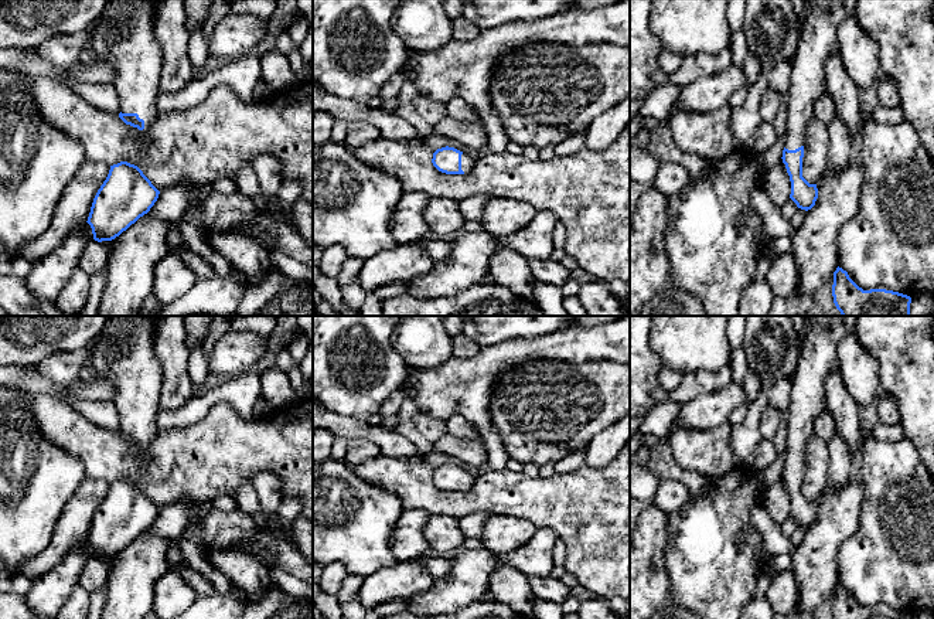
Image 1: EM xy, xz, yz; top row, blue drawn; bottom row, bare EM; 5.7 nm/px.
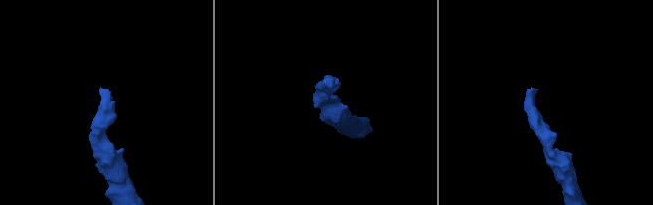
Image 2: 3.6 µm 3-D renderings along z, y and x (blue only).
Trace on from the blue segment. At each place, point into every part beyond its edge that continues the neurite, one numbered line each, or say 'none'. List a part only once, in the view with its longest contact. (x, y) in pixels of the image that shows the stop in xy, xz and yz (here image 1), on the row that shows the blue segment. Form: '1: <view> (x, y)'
1: xy (123, 34)

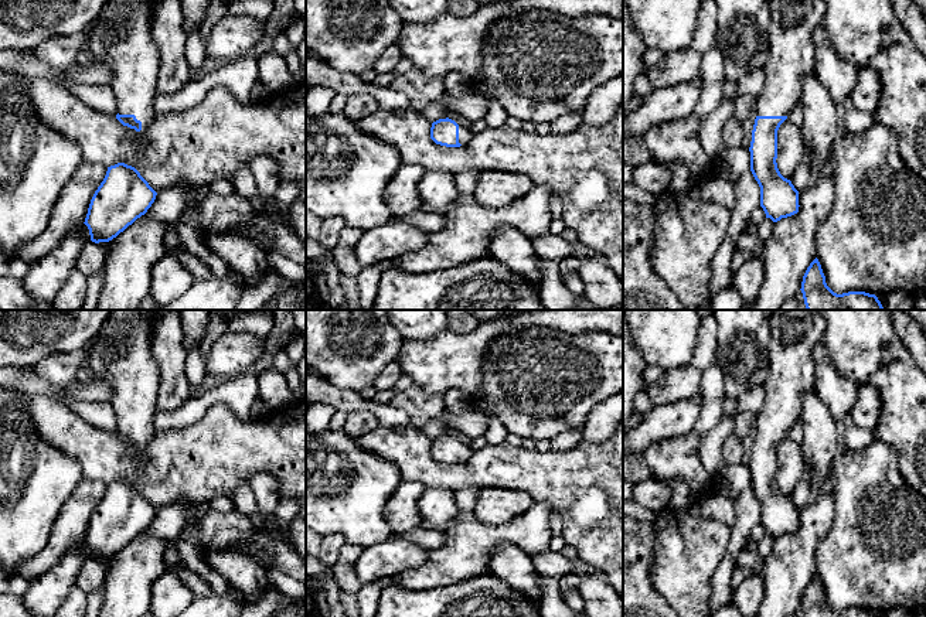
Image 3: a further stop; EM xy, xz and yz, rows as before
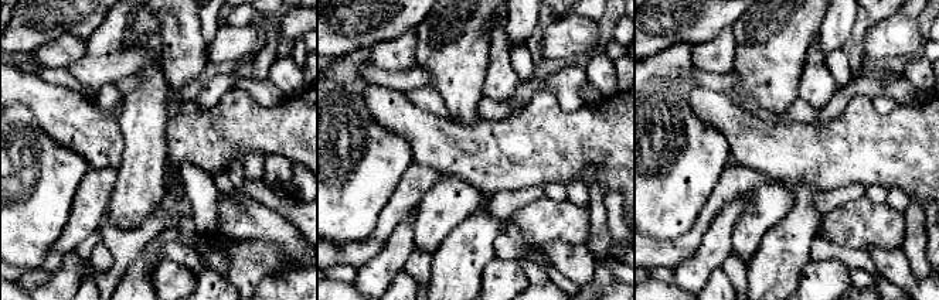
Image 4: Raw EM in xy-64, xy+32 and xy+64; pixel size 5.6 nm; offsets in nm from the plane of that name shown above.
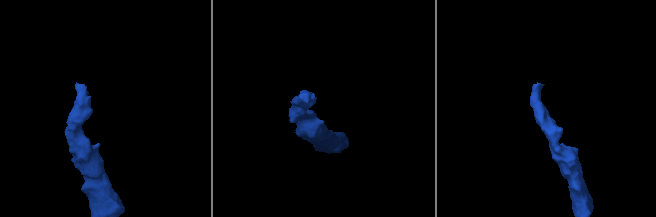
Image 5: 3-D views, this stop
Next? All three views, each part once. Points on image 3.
1: xy (121, 36)

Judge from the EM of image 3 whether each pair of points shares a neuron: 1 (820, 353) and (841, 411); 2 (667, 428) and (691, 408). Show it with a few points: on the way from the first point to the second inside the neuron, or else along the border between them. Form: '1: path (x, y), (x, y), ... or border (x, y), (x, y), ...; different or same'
1: path (823, 367), (830, 385), (840, 396); same
2: path (673, 422), (686, 413); same

